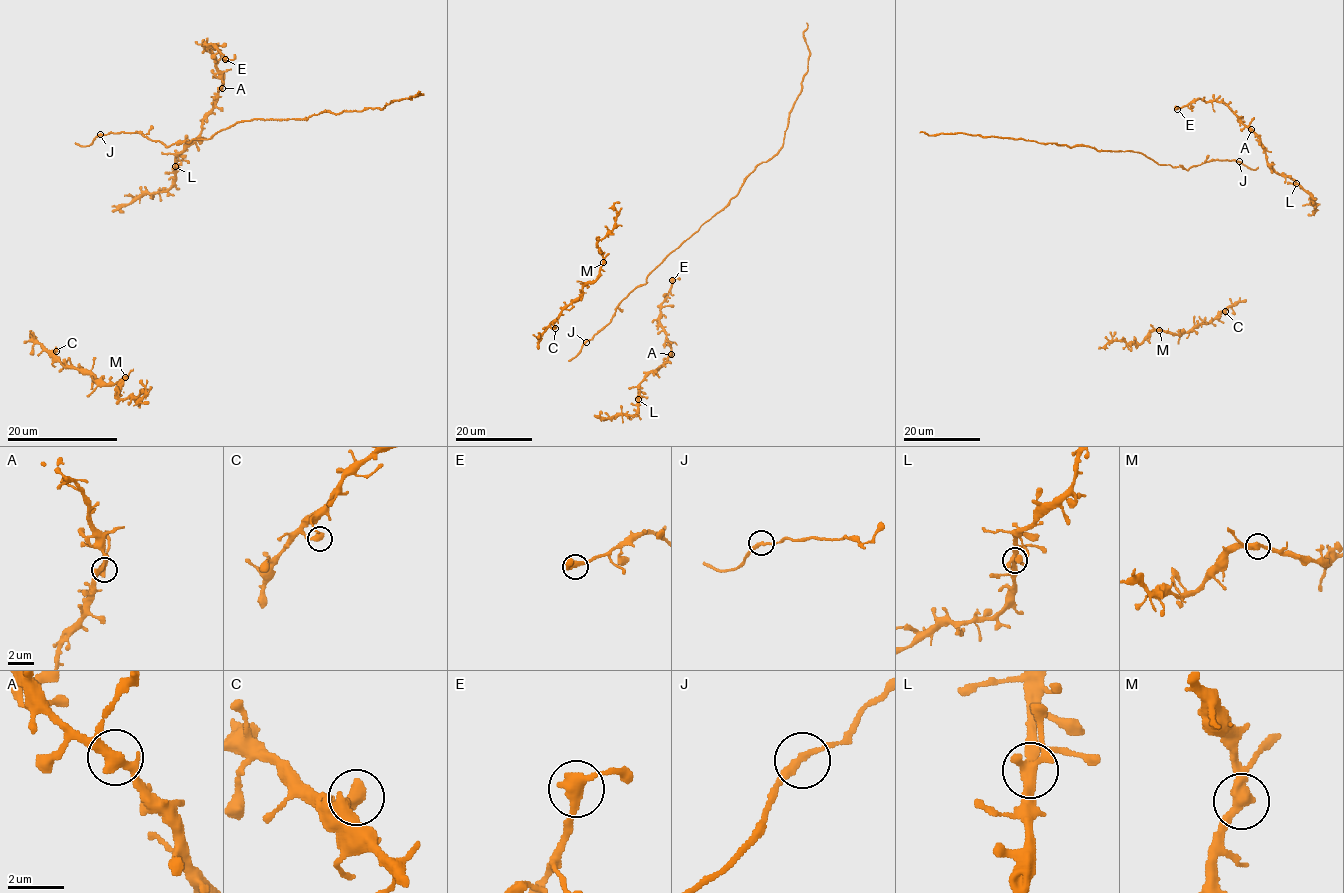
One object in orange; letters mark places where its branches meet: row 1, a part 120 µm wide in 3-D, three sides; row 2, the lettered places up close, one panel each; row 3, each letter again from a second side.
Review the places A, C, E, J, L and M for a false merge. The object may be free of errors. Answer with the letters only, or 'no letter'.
no letter

